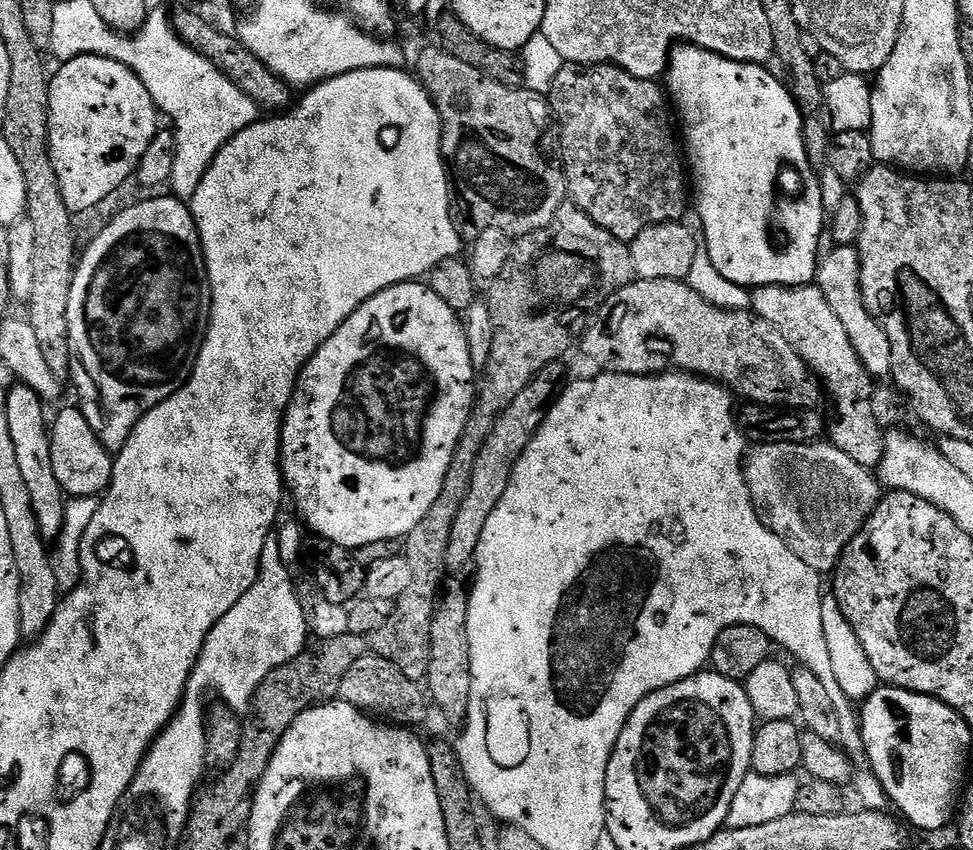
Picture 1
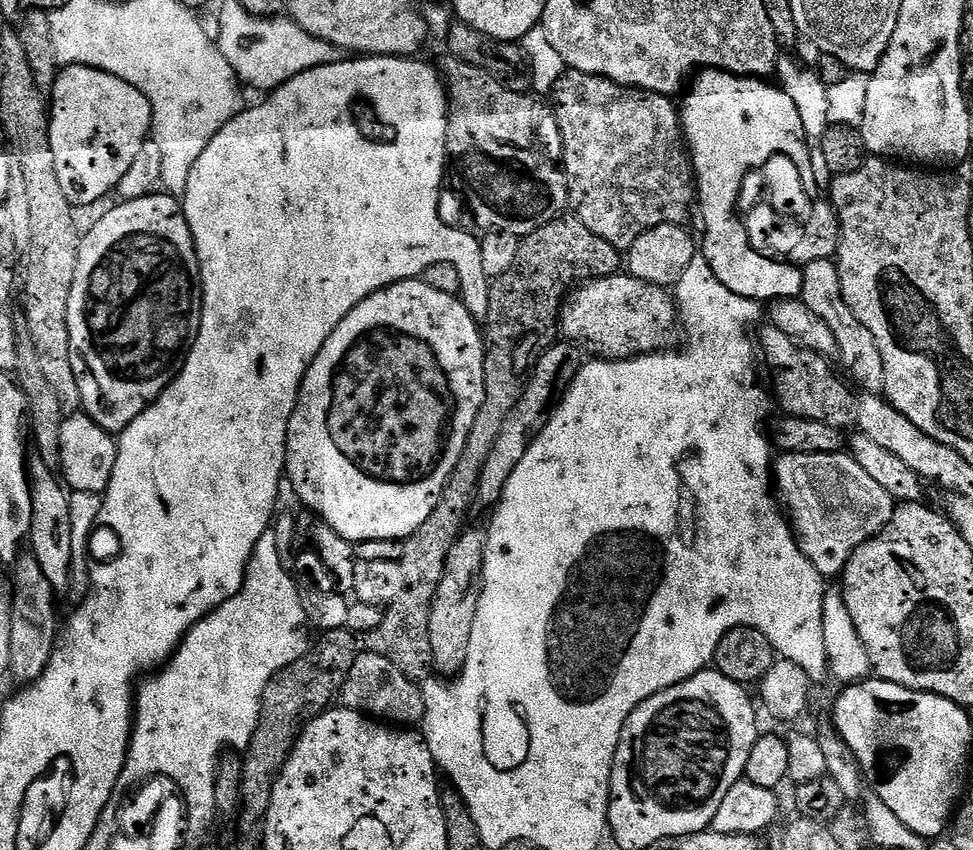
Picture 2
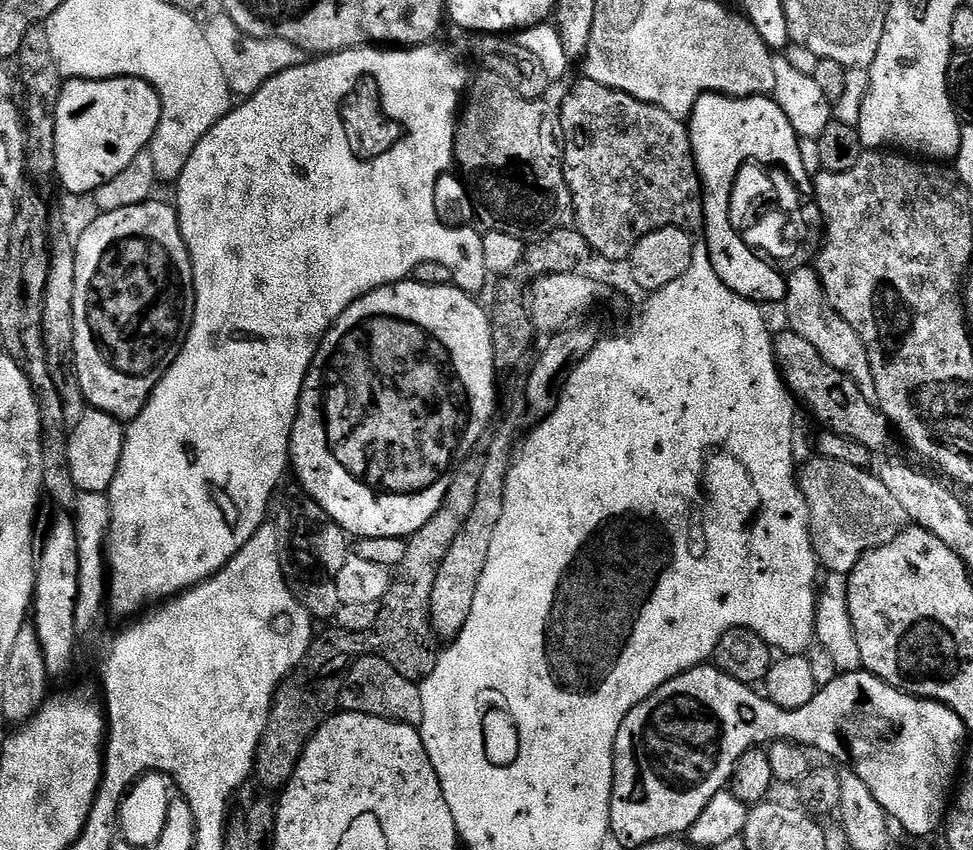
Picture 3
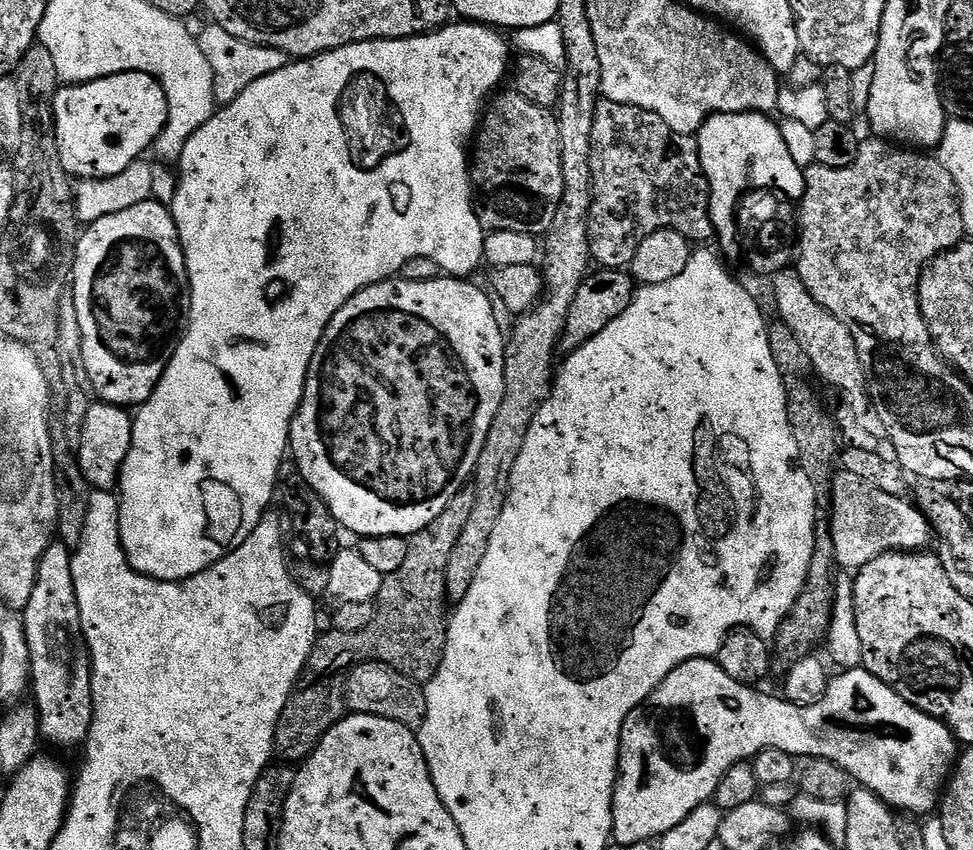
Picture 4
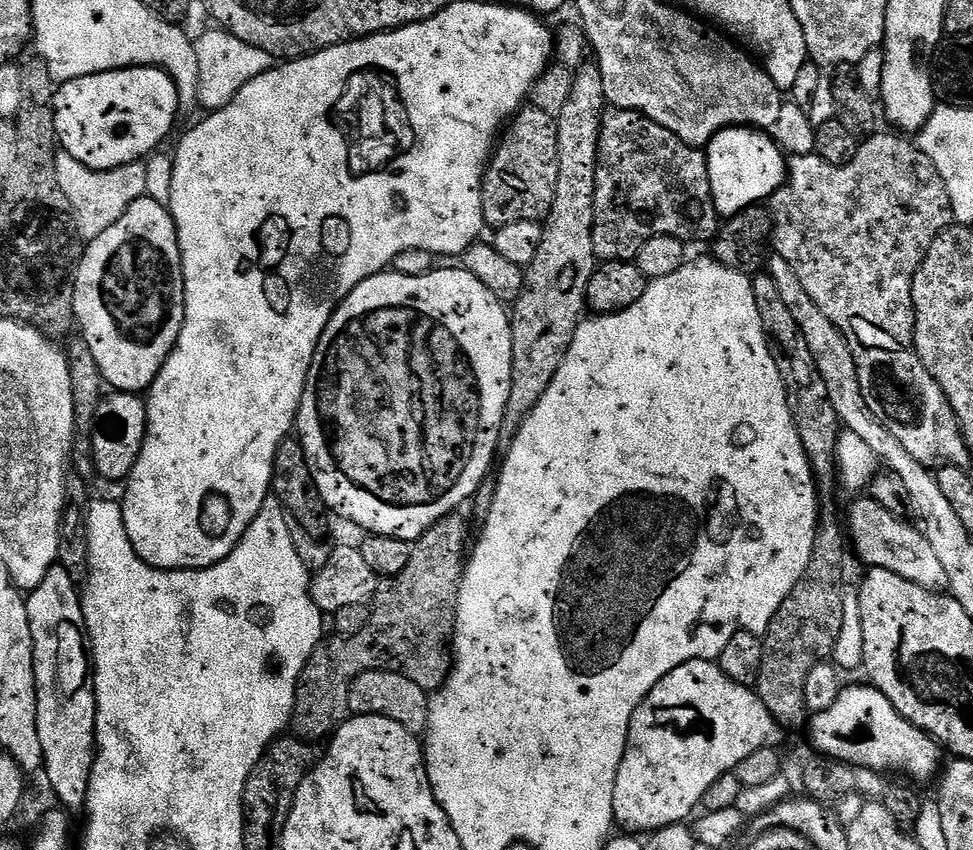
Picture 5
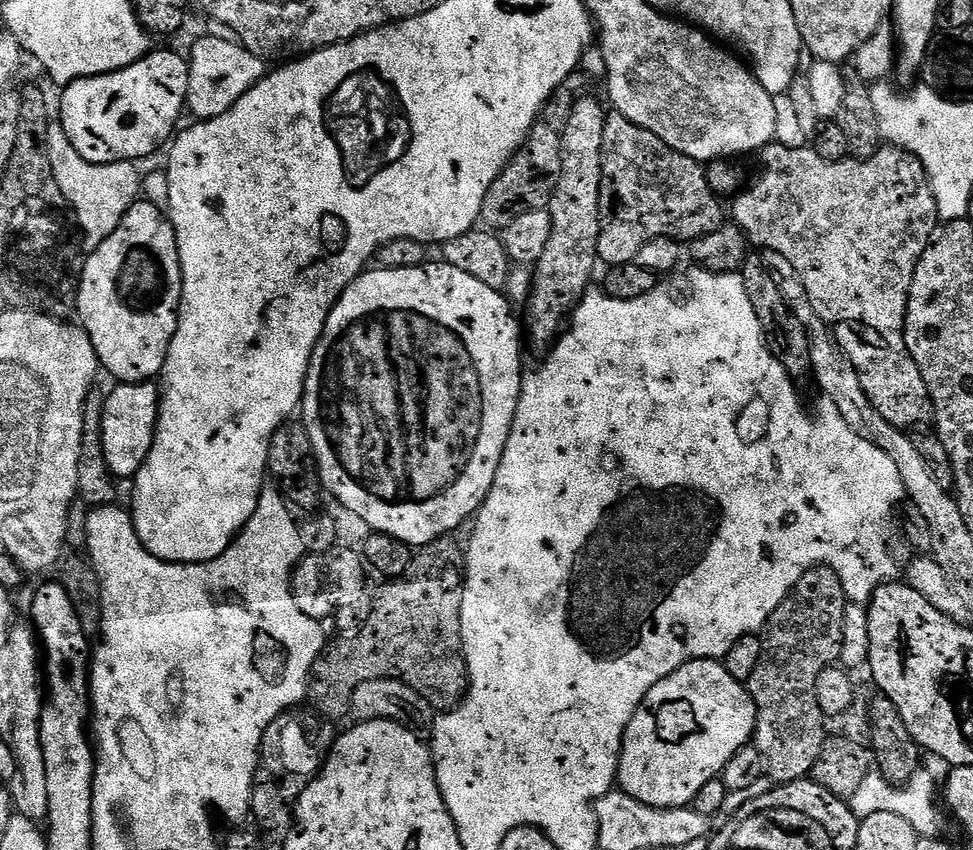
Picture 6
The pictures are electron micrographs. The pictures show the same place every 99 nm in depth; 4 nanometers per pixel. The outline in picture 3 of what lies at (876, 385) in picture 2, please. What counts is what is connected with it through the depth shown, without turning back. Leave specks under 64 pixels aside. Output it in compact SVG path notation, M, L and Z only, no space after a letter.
M815 267L794 270L787 273L786 279L788 289L782 311L788 315L787 327L802 338L806 338L806 342L810 342L810 346L814 346L814 350L818 350L818 354L822 354L822 358L830 362L830 366L834 366L834 370L842 370L842 374L849 376L860 387L864 396L875 397L874 374L870 368L866 346L854 330L854 326L847 324L828 305L828 299L824 297L824 288L820 284L820 276Z

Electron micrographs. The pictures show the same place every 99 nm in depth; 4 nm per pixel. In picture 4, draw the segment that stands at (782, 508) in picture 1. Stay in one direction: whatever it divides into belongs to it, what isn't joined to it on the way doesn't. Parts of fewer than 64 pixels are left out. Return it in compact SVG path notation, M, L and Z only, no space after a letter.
M837 471L832 477L830 495L834 554L841 569L859 570L887 552L924 550L929 547L928 539L933 539L928 518L917 505L915 508L907 504L907 499L894 494L882 494L882 490L874 490L874 486L862 482L862 478L854 474Z

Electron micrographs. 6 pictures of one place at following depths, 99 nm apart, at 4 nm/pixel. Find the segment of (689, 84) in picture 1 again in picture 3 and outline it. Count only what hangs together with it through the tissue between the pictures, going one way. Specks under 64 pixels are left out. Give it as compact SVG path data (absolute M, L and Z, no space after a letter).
M707 92L705 96L698 98L687 125L692 139L696 169L700 172L700 183L704 189L702 243L708 247L714 274L718 274L718 278L722 278L722 282L726 282L726 286L730 286L730 290L734 290L734 294L742 298L755 300L761 306L783 305L788 289L785 273L777 270L767 259L761 258L748 248L743 235L731 225L730 196L739 170L744 164L755 161L758 165L766 166L769 160L781 162L781 168L788 172L801 193L811 193L814 188L814 177L808 173L806 166L802 166L801 137L797 136L794 126L790 126L790 118L786 118L786 114L782 112L782 106L778 106L772 96L719 96L716 92Z

